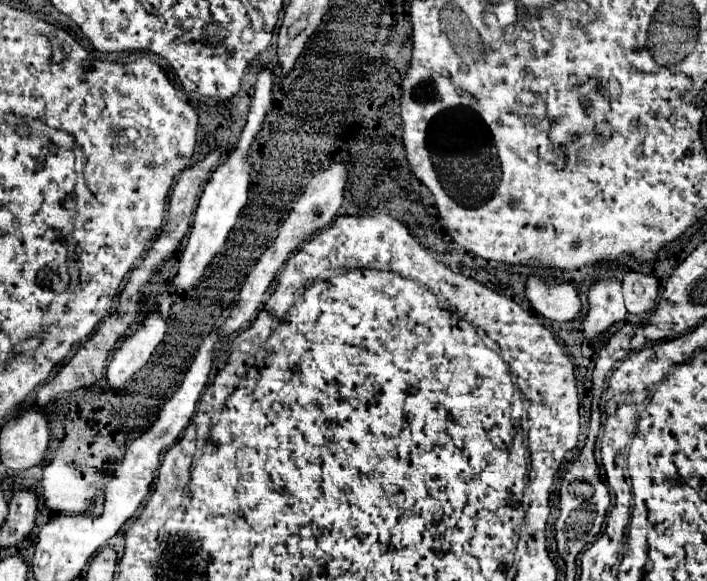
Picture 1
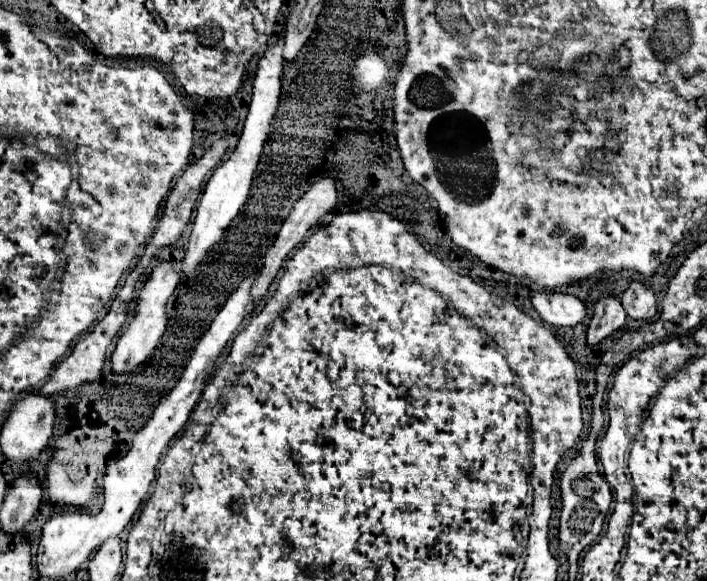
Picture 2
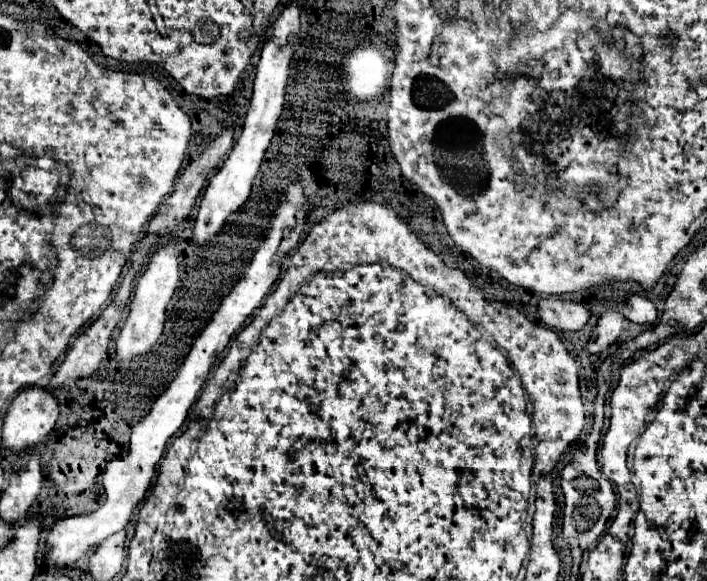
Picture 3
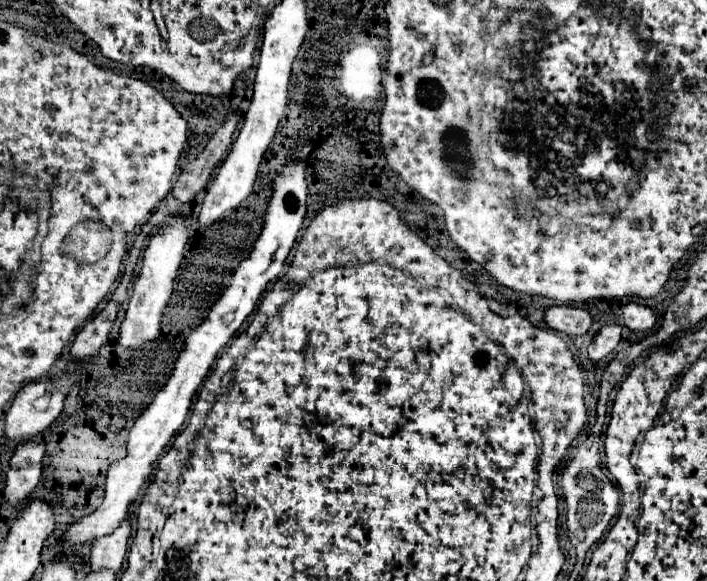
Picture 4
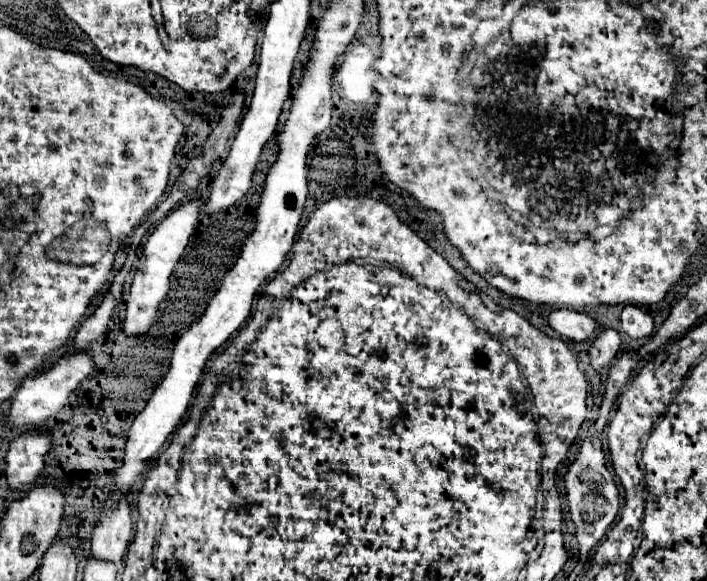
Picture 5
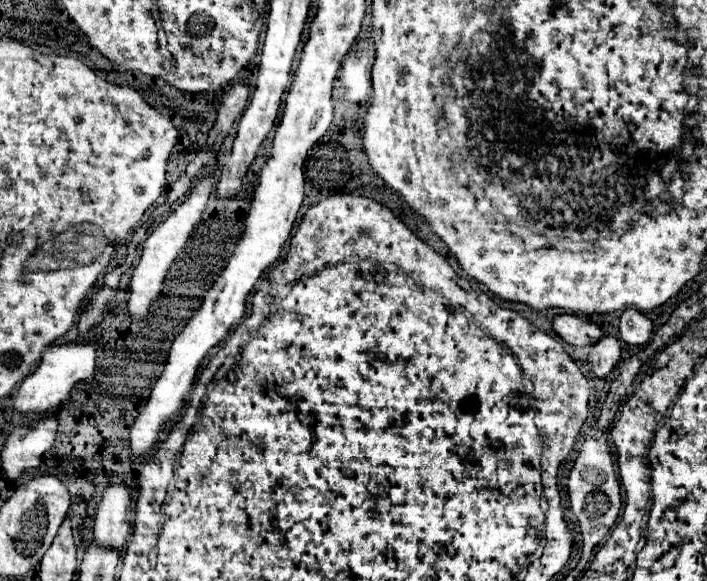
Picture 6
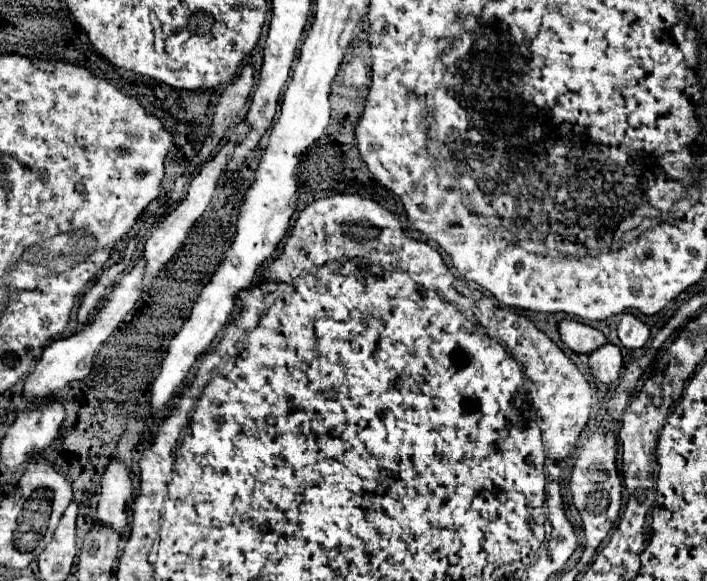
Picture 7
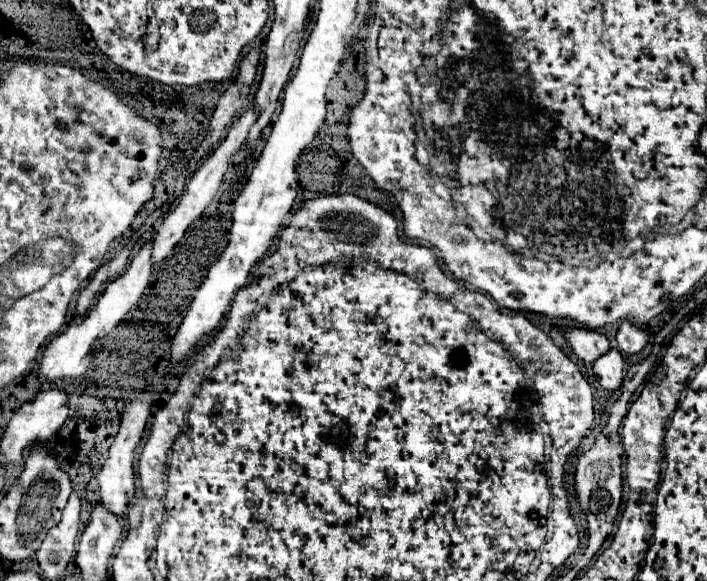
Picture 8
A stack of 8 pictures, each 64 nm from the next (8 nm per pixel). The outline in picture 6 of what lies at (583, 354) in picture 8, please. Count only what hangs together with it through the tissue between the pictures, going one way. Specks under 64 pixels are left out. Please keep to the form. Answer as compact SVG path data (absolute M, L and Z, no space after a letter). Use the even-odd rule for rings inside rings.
M556 314L552 320L554 332L572 346L586 346L602 338L602 330L584 316Z

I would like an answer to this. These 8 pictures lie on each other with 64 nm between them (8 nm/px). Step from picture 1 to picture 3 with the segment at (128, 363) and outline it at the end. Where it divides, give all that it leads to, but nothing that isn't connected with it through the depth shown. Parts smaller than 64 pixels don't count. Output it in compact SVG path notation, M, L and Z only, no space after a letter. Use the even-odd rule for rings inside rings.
M174 244L160 246L152 252L148 260L146 272L138 278L134 298L130 304L130 316L116 340L116 360L118 362L132 362L156 344L156 340L162 336L164 322L166 322L166 306L180 282L180 272L178 272L178 250Z

